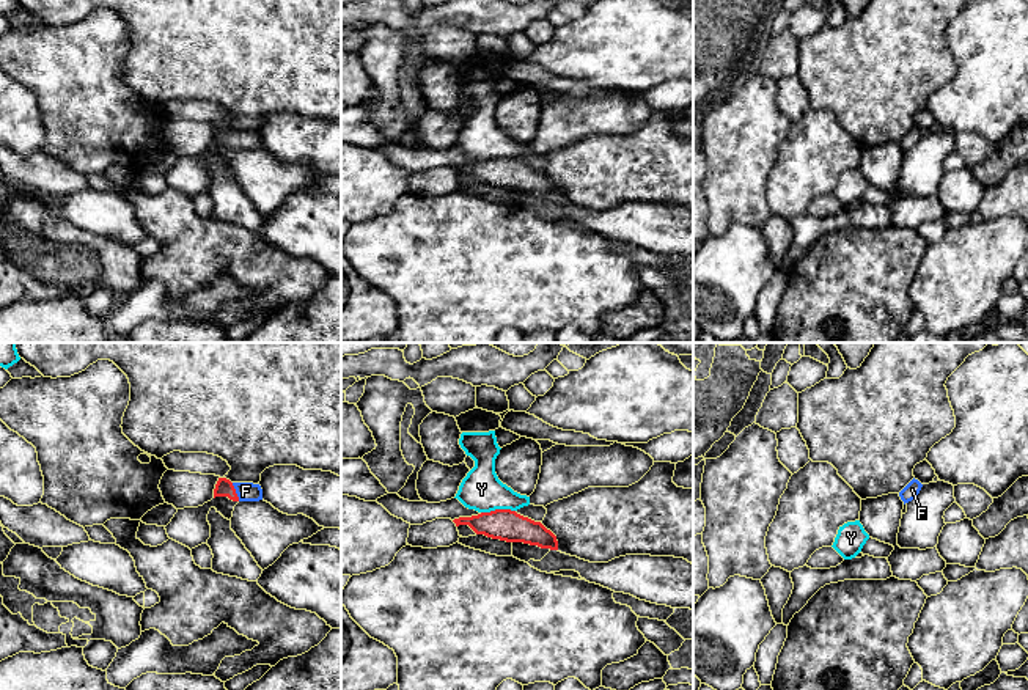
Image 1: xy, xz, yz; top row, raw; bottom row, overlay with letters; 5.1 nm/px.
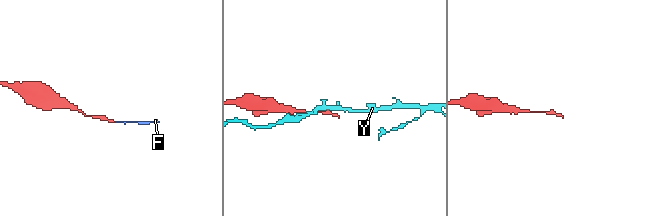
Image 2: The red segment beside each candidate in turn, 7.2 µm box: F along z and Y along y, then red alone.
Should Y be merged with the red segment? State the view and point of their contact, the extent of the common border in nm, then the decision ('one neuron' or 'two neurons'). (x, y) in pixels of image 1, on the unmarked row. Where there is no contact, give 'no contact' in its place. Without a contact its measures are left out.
xz (497, 157) | 180 nm | two neurons

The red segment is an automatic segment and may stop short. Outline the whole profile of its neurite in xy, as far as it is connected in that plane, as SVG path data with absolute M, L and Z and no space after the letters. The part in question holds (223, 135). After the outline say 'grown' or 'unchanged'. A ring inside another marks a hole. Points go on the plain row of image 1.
M218 126L214 146L228 145L233 149L259 149L263 148L263 137L253 130L231 130L226 126Z; grown

